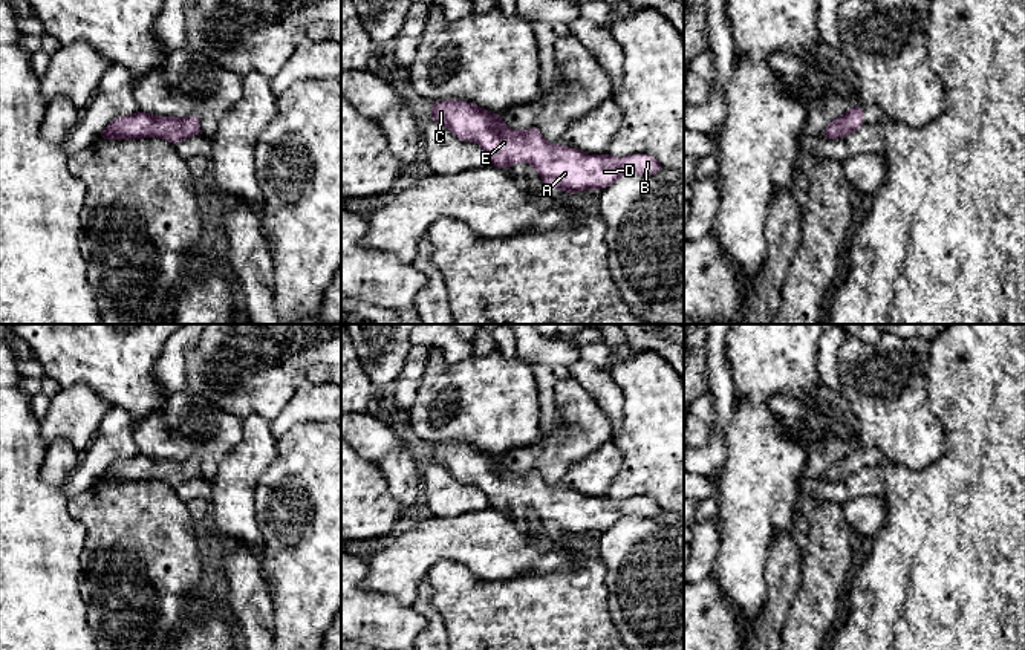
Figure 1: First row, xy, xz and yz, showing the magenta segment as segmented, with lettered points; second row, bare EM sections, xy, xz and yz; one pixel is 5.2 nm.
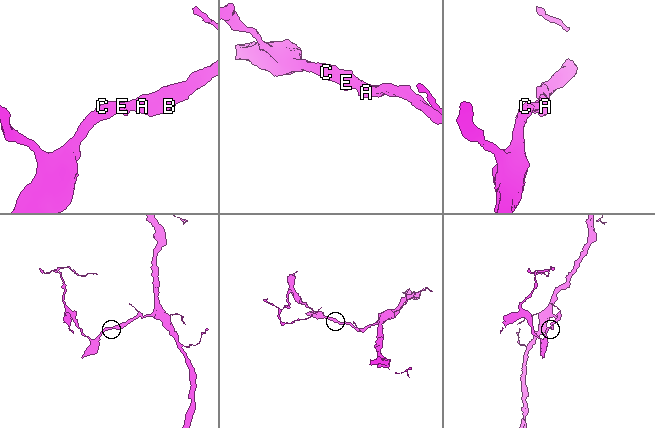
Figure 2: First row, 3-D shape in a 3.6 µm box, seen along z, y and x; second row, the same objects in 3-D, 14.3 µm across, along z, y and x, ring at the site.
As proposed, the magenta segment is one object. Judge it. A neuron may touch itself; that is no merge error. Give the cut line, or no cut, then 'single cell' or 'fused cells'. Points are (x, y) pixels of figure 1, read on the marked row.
no cut; single cell

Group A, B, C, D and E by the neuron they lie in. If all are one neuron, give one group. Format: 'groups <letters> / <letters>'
groups A B C D E

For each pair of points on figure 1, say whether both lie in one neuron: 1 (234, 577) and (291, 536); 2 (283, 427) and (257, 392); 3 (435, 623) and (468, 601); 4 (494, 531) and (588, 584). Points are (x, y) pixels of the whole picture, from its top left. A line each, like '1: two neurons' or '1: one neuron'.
1: two neurons
2: two neurons
3: two neurons
4: two neurons

